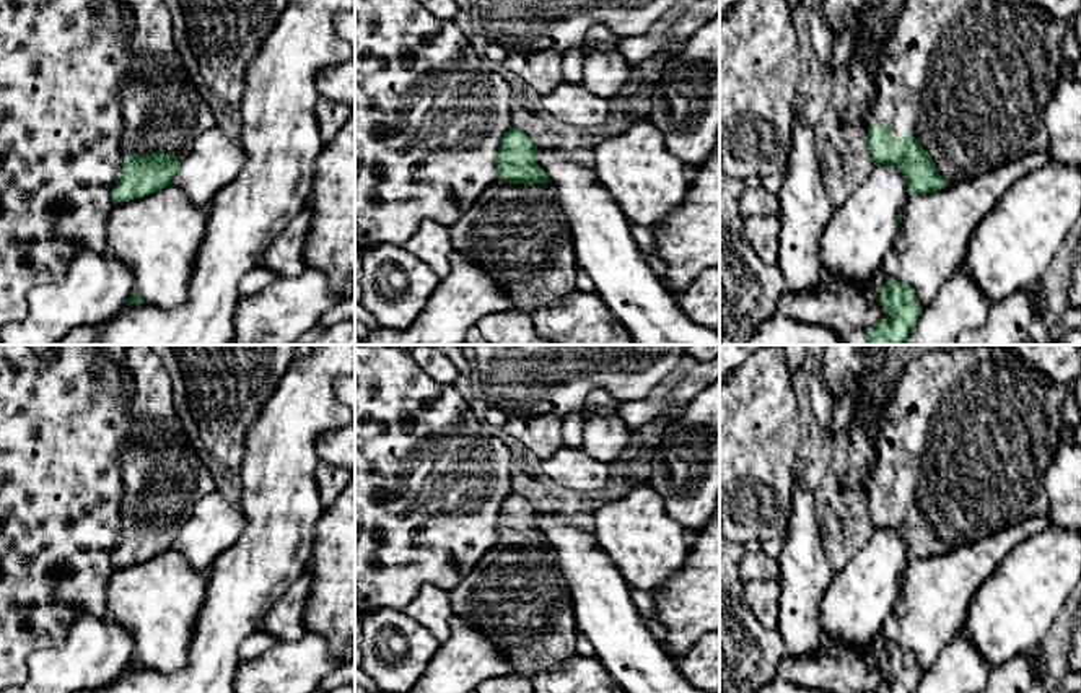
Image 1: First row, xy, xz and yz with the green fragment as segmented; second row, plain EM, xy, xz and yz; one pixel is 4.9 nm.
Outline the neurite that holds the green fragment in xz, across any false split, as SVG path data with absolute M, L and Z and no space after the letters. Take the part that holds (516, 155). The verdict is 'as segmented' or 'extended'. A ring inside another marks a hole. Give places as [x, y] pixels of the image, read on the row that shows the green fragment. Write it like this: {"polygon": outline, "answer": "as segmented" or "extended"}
{"polygon": "M519 129L500 140L498 181L449 226L453 249L490 275L523 312L534 312L576 288L578 262L571 231L557 202L557 187L536 163L537 146Z", "answer": "extended"}

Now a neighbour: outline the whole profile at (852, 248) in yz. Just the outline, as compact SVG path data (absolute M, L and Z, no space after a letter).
M874 166L822 231L822 270L838 281L869 283L894 246L907 197L907 179L897 166Z

